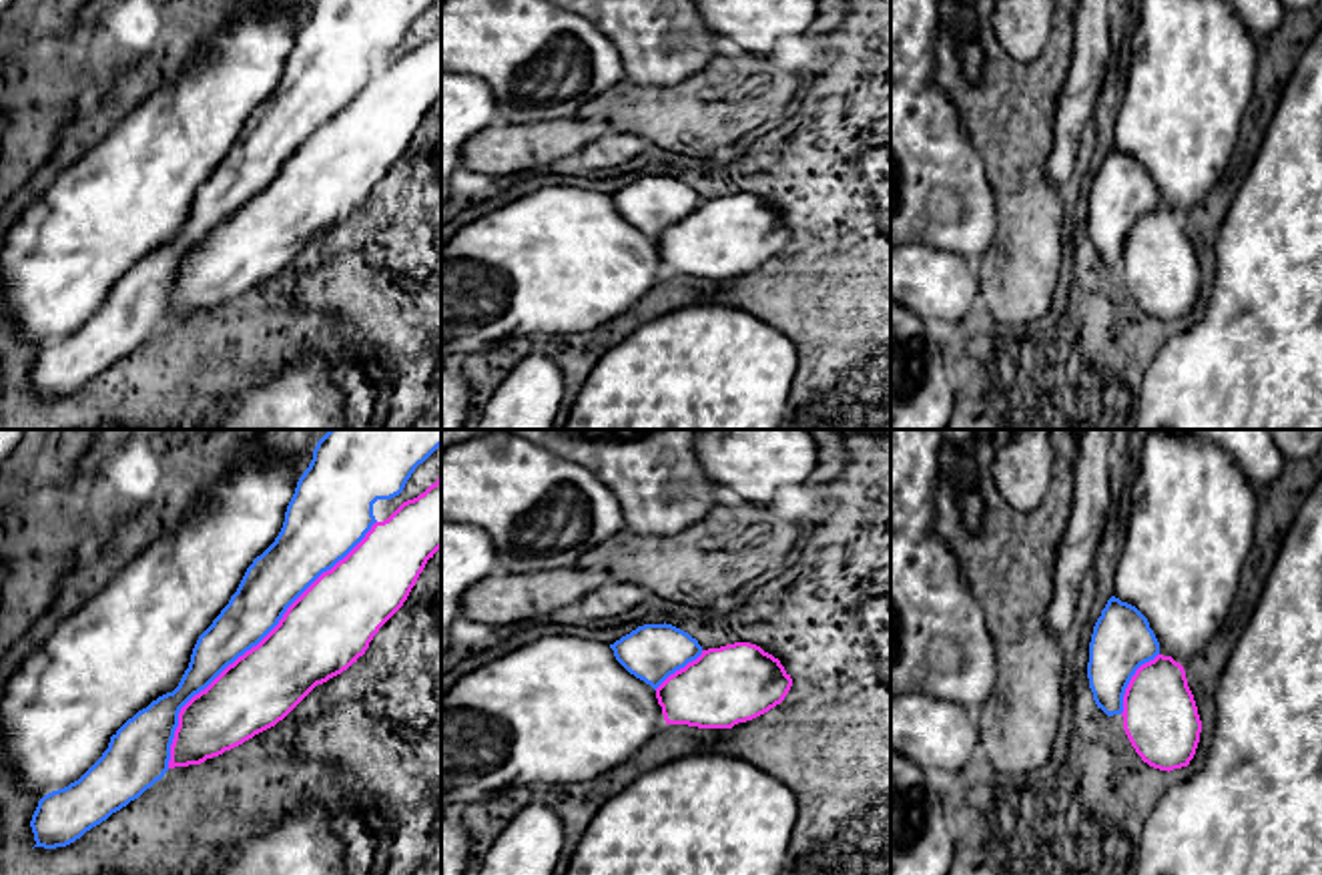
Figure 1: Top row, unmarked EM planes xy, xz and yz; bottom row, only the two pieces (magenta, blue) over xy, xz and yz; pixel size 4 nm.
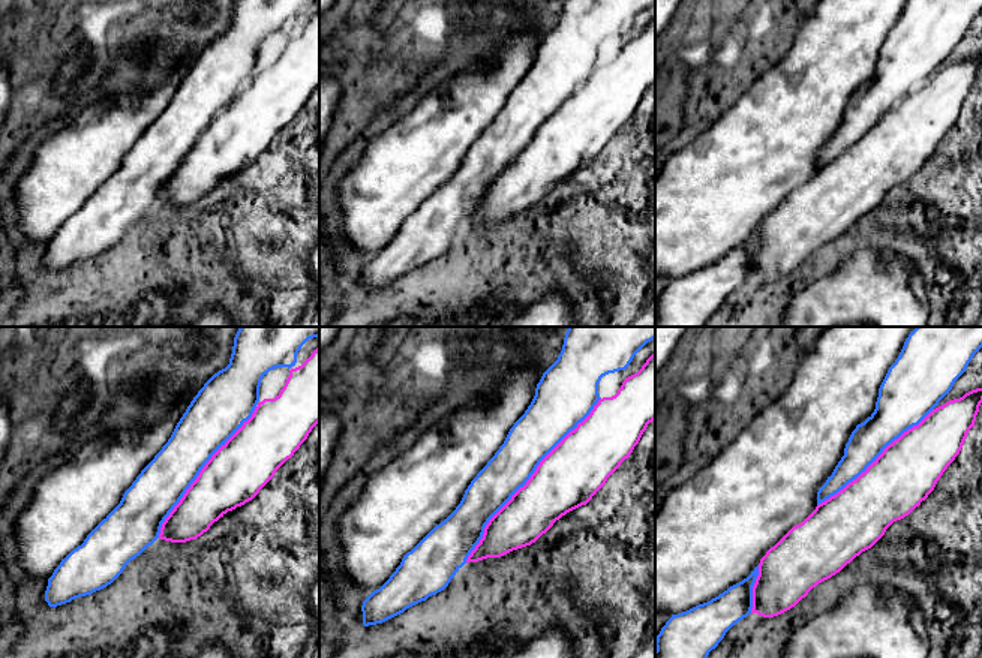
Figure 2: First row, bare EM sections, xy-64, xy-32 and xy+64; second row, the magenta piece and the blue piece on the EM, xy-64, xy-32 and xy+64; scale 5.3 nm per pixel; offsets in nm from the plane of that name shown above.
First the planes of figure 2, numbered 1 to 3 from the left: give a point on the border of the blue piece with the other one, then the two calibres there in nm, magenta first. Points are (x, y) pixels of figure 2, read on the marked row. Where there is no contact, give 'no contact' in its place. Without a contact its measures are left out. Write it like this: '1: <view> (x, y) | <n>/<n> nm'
1: xy-64 (200, 472) | 320/280 nm
2: xy-32 (528, 480) | 320/240 nm
3: xy+64 (876, 459) | 340/200 nm

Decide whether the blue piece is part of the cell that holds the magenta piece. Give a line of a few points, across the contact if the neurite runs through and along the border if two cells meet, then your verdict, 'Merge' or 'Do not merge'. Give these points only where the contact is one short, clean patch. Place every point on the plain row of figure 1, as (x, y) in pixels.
Merge

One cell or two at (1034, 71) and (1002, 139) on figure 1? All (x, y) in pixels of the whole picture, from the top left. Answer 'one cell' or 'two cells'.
one cell

